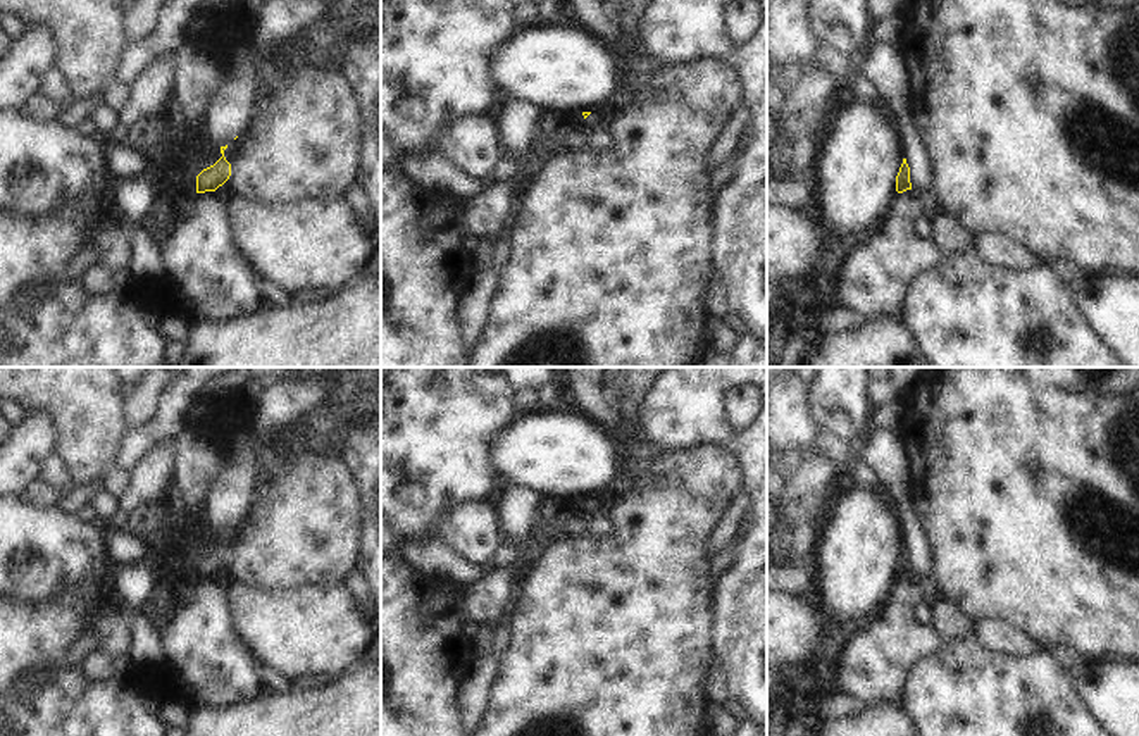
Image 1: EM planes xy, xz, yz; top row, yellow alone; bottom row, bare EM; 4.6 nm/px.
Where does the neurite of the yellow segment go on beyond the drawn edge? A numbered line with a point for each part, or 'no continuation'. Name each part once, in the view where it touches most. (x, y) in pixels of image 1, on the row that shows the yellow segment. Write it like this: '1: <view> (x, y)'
1: xy (228, 107)
2: xy (199, 257)

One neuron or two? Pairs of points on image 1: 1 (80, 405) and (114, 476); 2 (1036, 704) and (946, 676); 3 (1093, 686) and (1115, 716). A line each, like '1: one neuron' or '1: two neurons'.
1: two neurons
2: one neuron
3: one neuron

